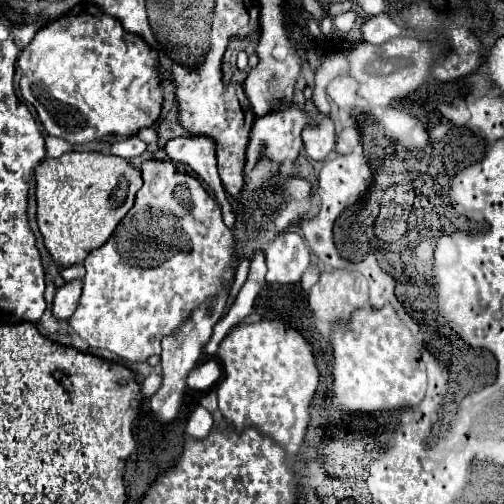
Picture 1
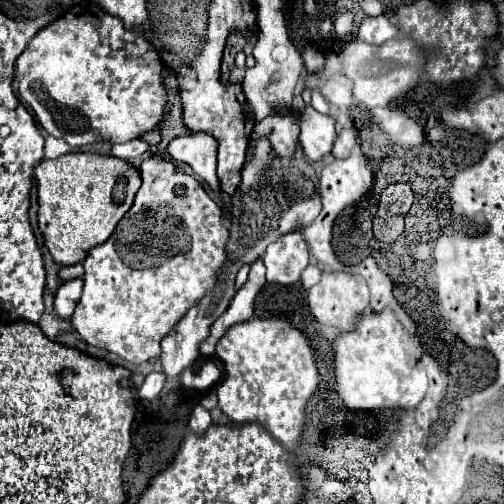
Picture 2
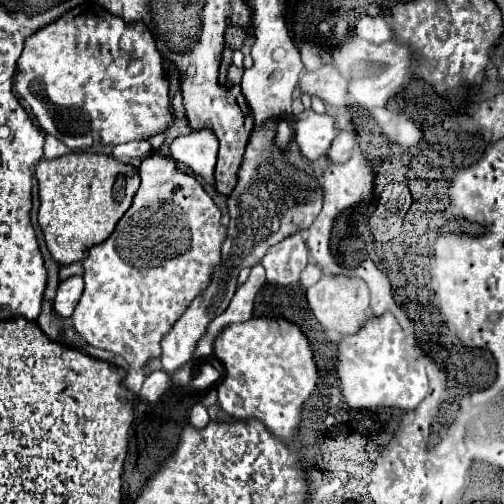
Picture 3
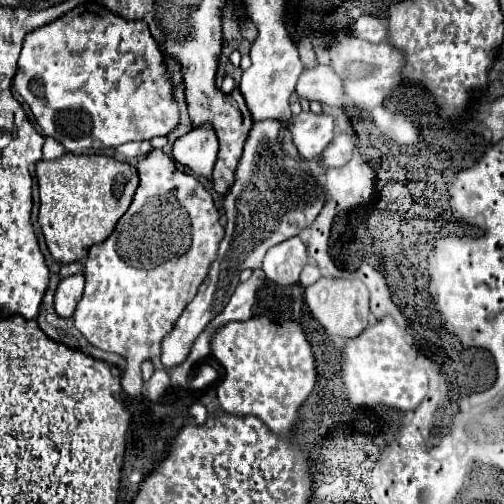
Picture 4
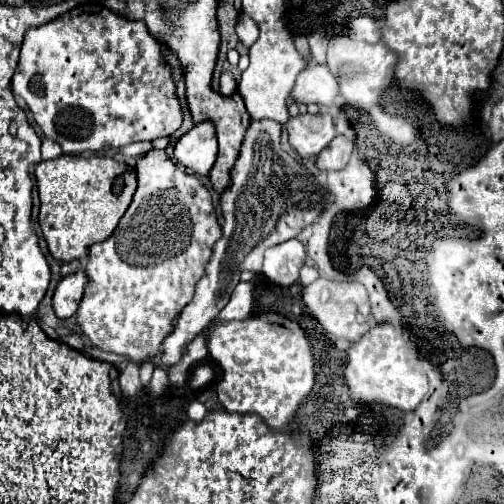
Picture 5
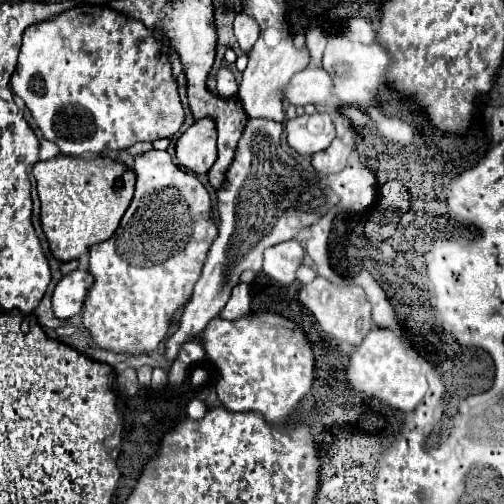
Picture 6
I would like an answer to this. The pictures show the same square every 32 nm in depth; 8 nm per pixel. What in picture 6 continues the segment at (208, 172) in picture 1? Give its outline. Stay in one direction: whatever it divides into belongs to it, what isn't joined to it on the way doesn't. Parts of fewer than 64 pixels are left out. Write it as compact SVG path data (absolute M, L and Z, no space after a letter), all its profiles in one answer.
M212 118L194 122L178 138L176 158L194 174L208 174L216 162L216 126Z

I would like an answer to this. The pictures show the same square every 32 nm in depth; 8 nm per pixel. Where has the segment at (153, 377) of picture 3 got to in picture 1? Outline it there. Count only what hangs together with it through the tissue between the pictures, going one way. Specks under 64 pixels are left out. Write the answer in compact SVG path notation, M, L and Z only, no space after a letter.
M150 374L148 378L144 378L144 382L142 382L142 394L146 398L150 398L158 388L160 388L160 376L158 374Z

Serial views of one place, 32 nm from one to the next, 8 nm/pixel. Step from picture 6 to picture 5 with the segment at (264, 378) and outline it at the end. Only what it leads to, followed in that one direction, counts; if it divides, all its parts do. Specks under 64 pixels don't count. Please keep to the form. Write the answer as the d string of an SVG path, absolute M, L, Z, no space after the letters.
M252 314L242 322L214 322L208 352L222 368L216 394L226 412L258 414L272 430L284 430L314 386L314 358L302 328L278 314Z

